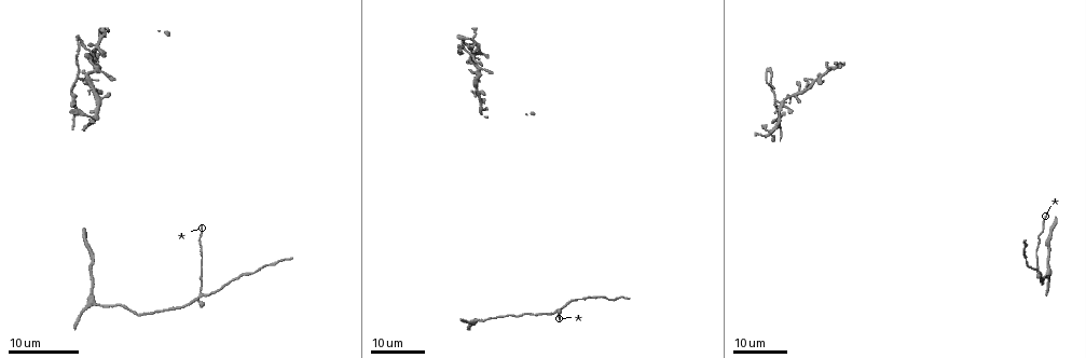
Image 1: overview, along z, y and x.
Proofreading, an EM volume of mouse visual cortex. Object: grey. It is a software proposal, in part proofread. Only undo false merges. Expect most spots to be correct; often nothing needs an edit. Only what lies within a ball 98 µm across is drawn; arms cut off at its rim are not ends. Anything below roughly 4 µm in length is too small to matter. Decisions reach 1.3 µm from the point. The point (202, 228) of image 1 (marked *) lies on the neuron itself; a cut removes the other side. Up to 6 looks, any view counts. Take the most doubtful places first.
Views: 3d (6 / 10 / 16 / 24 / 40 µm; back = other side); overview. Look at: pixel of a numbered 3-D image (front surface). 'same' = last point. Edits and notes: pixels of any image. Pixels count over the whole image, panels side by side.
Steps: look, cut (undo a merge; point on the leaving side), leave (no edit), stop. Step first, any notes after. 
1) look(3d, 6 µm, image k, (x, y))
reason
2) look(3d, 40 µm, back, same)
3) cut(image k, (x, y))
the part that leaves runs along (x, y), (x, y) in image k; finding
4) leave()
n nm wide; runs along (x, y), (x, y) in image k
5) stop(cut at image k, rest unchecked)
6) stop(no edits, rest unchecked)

look(3d, 16 µm, image 1, (1037, 267))
four-way junction

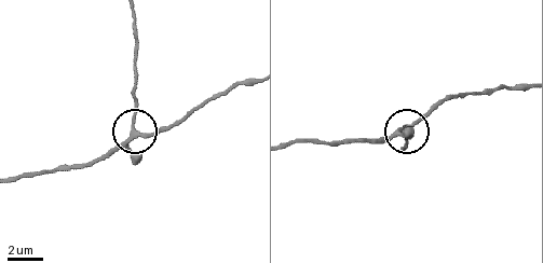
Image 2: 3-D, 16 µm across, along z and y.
look(3d, 10 µm, image 2, (133, 135))

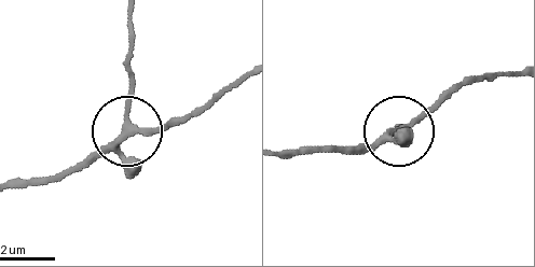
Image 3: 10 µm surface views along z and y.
leave()
4 arms; all the same neuron

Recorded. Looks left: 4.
look(3d, 24 µm, image 1, (781, 105))
four or more arms meet

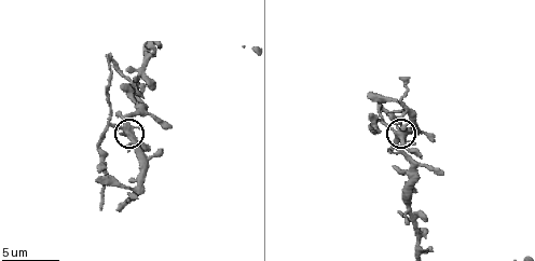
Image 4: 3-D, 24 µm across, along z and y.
look(3d, 6 µm, image 4, (126, 129))

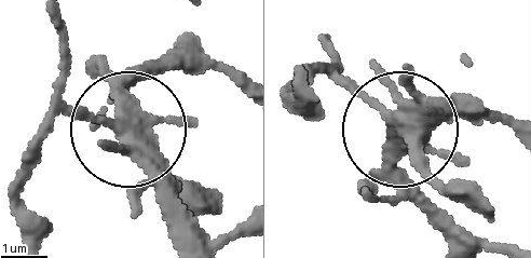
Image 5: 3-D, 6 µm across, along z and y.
look(3d, 6 µm, back, image 5, (121, 132))

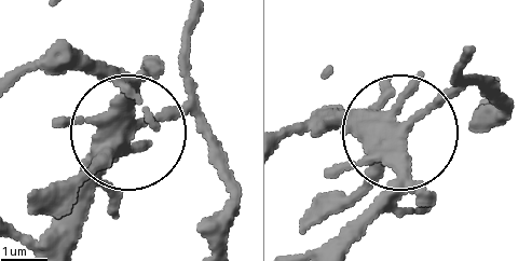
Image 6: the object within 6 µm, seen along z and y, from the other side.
cut(image 6, (198, 108))
330 nm wide; the part that leaves runs along (412, 114), (442, 104), (459, 65) in image 6; a second neuron is stuck on

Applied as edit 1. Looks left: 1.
stop(cut at image 6, rest unchecked)

